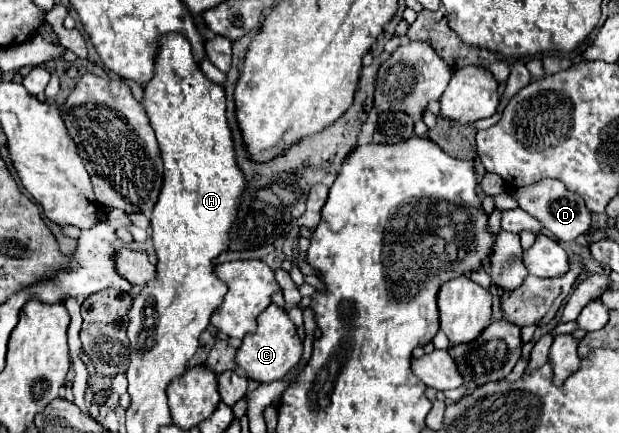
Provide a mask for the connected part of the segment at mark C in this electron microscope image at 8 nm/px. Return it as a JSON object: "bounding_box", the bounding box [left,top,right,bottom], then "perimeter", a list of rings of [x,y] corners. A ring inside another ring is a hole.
{"bounding_box":[236,303,302,383],"perimeter":[[[274,303],[258,317],[258,329],[252,335],[242,339],[242,345],[236,353],[236,365],[244,369],[246,377],[256,383],[272,383],[284,379],[296,363],[302,359],[302,343],[296,333],[296,325],[290,321],[286,309],[276,307]]]}

